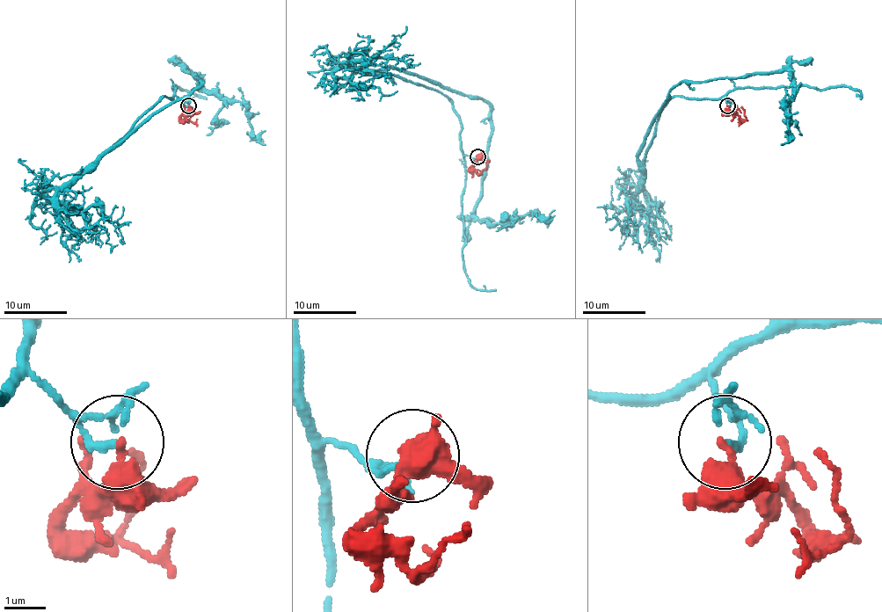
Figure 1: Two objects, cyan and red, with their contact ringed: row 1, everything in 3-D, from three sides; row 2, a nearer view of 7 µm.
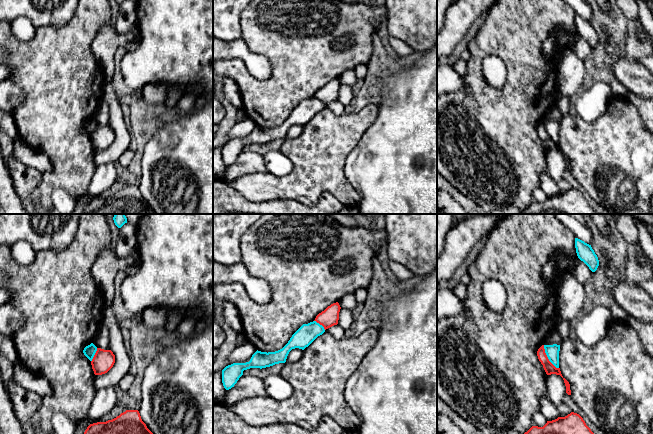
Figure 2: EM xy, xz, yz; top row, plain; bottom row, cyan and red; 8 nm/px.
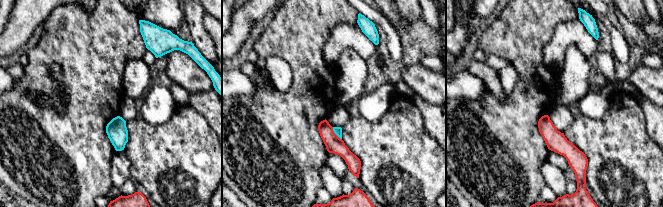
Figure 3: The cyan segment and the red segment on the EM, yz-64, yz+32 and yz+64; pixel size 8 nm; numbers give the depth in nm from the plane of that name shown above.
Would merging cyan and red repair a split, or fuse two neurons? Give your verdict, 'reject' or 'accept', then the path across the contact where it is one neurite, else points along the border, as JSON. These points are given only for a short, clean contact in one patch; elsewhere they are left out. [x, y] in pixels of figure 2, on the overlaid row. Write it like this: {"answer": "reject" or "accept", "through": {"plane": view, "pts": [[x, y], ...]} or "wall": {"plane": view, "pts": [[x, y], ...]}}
{"answer": "reject", "wall": {"plane": "yz", "pts": [[543, 345], [547, 358], [558, 368]]}}

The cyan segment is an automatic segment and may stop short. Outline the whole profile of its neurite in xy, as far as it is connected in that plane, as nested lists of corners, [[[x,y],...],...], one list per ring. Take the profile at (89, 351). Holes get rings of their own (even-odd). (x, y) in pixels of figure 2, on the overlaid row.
[[[91,343],[84,348],[83,353],[90,361],[92,361],[96,351],[97,347],[93,343]]]

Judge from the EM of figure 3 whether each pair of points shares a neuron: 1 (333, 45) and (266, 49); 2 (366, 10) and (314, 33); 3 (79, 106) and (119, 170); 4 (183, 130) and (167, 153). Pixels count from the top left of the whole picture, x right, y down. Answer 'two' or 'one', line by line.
1: two
2: two
3: two
4: one

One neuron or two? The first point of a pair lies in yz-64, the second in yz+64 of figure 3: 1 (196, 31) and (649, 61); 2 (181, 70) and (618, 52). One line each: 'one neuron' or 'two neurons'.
1: two neurons
2: two neurons

